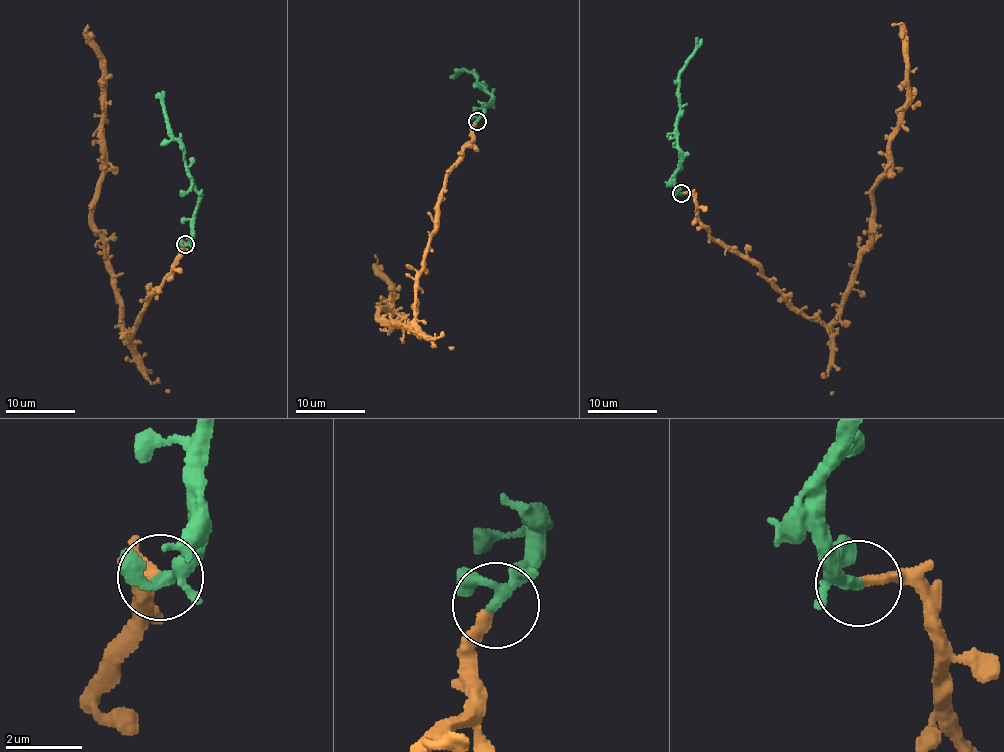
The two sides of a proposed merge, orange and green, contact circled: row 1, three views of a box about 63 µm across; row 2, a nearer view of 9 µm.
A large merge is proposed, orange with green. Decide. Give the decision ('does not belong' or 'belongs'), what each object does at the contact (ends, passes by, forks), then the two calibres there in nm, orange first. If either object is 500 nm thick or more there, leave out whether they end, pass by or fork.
belongs; orange ends there; green forks there; 280 nm thick on the orange side, 220 nm on the other

